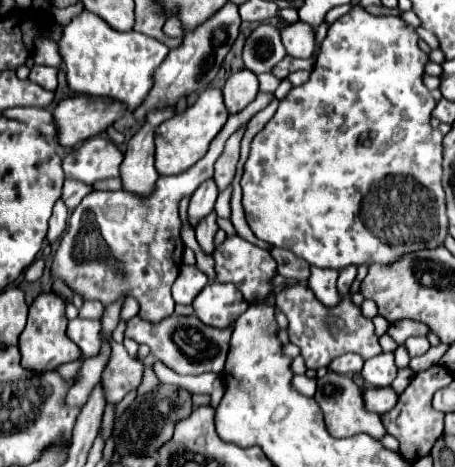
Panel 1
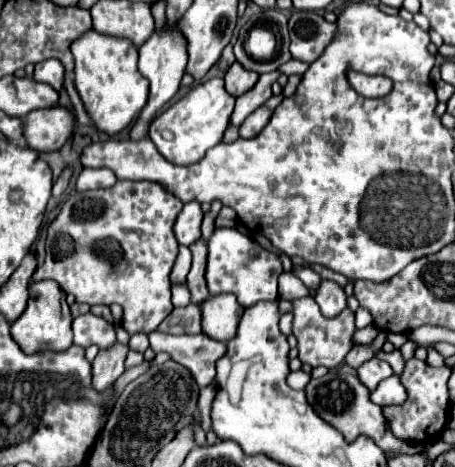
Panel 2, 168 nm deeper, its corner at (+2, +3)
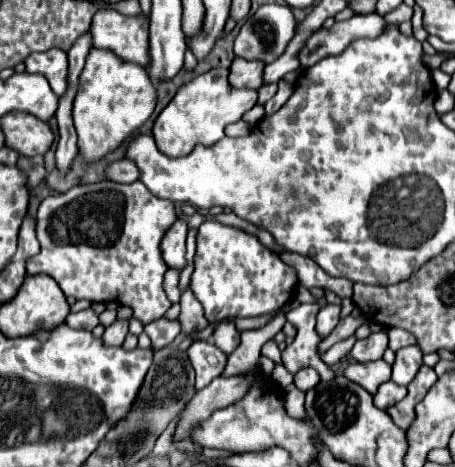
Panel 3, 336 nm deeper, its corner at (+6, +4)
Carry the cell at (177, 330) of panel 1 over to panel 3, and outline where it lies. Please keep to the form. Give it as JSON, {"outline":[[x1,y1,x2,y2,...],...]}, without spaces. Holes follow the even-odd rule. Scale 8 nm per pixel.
{"outline":[[196,341,188,349,190,363,196,371,196,391,204,389,214,377,220,377,226,367,226,353,210,341]]}

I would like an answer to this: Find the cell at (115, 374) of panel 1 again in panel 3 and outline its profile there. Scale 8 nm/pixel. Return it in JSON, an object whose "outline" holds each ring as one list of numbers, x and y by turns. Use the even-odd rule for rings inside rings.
{"outline":[[84,309,84,311,78,311,78,313,70,313,66,317,66,323,72,329,88,329,88,331,92,331,100,321,98,321,98,315,92,309]]}

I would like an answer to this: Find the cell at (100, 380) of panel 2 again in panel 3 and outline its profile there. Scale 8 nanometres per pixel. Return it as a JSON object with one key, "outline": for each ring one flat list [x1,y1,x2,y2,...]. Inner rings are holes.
{"outline":[[116,319,110,327,106,327,102,339,106,345,122,345,126,333,128,333,128,319]]}

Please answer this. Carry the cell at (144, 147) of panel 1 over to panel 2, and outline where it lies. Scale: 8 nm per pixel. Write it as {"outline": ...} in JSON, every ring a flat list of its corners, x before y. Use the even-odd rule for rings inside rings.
{"outline":[[168,26,164,28,162,34,154,32,152,38,148,38,142,46,140,46,140,62,138,62,138,70,148,78,150,82,150,96,146,106,140,112,140,118,136,120,136,124,130,130,130,138,136,140,144,140,148,138,148,128,156,116,156,112,172,100,172,96,178,92,180,80,184,76,184,68,186,68,186,48,184,48,184,38,178,32,170,32]]}

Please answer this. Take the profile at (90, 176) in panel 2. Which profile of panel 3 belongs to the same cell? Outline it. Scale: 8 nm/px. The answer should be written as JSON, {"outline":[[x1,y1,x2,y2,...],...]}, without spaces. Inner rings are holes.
{"outline":[[120,159,120,161,112,163,106,173,116,183,132,183,132,181,138,181,138,177,140,177,140,169,136,167,136,163,132,159]]}

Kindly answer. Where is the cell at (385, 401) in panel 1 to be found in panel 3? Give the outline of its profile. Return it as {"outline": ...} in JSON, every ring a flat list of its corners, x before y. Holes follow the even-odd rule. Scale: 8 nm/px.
{"outline":[[386,381,380,385,378,393,374,395,374,405,378,409,388,409,392,405,396,405,398,401,402,401,406,397,406,387,396,385,394,381]]}

